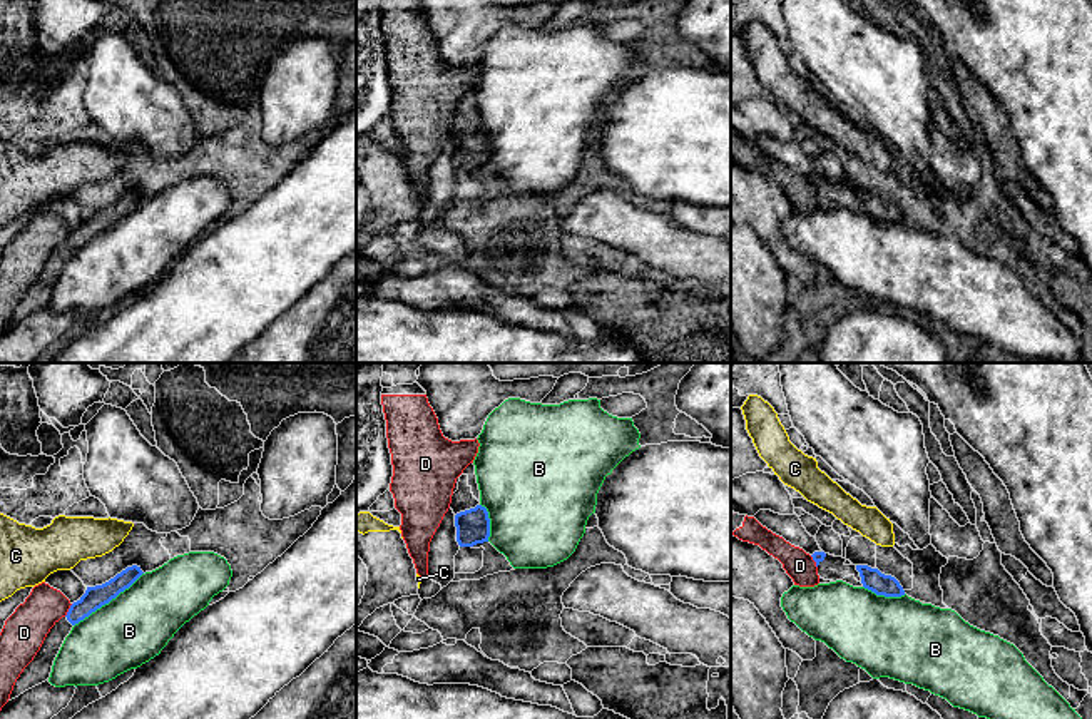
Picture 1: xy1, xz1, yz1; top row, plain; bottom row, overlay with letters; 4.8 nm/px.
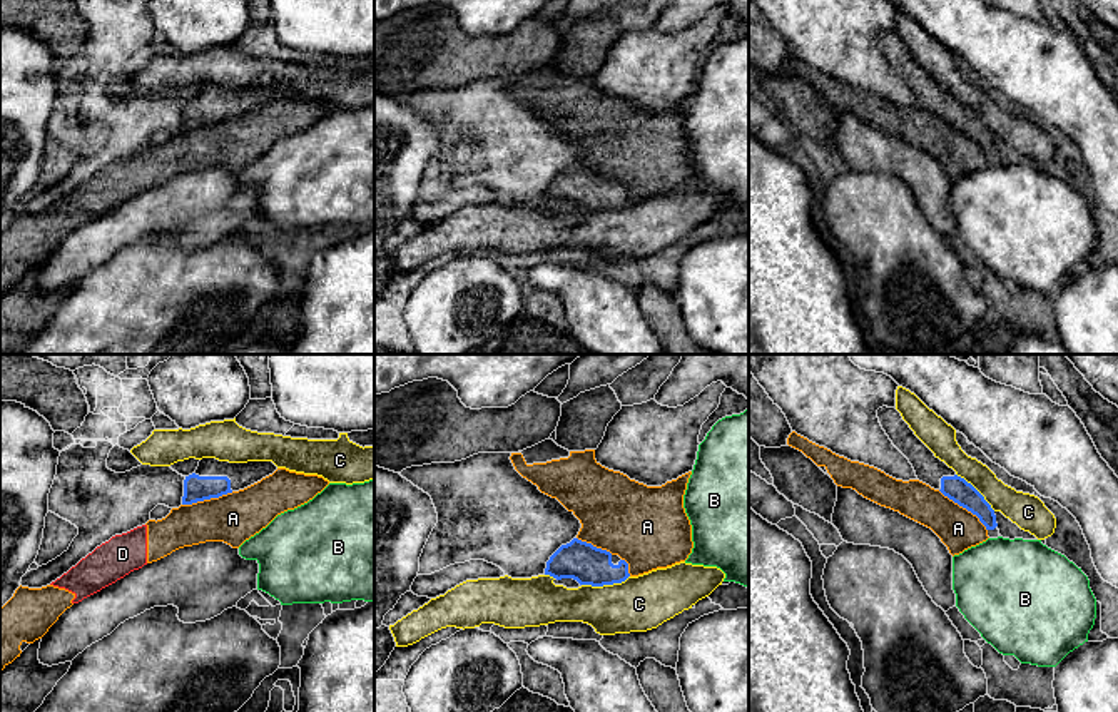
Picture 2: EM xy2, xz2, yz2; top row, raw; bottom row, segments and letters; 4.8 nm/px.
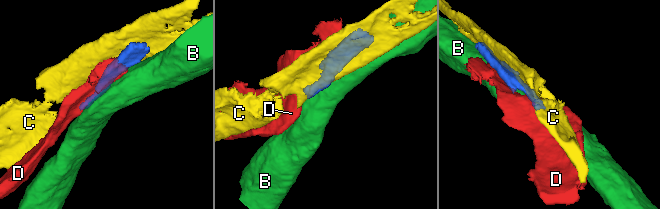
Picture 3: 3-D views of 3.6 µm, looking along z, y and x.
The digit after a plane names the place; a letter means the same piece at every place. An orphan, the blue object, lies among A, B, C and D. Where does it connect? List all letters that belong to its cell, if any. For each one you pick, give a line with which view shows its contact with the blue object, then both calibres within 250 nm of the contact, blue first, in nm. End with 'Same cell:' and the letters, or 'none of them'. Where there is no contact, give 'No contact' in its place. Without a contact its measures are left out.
Same cell: none of them

